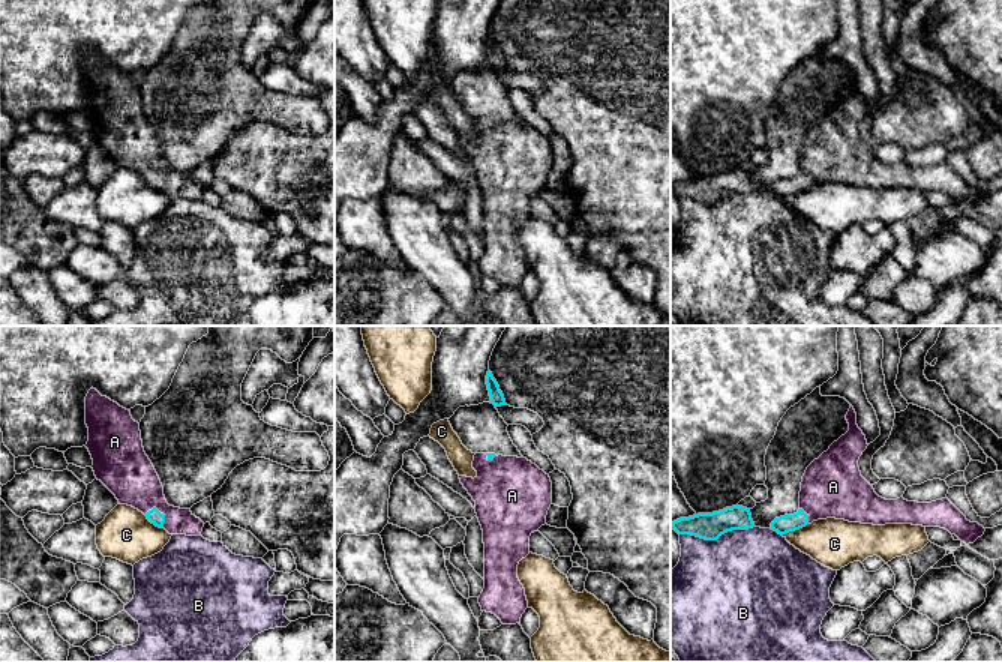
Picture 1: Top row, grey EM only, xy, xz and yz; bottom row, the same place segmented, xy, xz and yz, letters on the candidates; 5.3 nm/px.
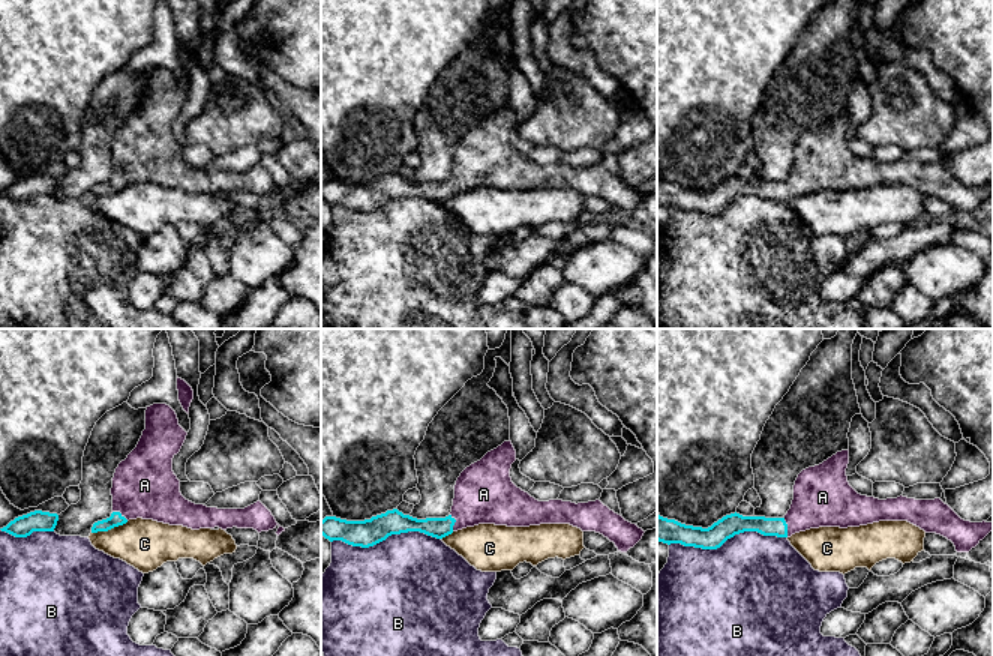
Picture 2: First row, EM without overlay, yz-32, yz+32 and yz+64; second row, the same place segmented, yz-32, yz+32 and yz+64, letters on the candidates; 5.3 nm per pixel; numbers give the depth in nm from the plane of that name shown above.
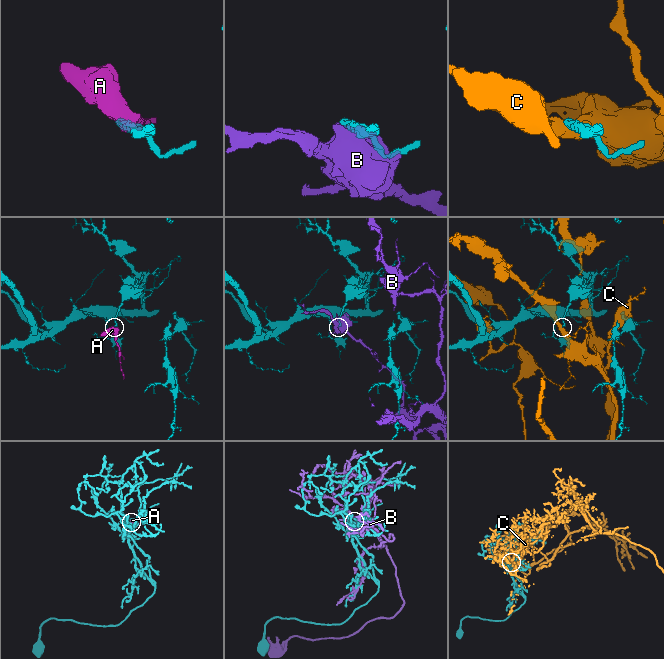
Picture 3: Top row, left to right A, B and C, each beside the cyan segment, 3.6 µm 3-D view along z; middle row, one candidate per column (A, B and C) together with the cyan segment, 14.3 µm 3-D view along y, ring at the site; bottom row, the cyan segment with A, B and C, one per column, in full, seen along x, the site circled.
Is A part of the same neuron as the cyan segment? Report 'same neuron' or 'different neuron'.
same neuron

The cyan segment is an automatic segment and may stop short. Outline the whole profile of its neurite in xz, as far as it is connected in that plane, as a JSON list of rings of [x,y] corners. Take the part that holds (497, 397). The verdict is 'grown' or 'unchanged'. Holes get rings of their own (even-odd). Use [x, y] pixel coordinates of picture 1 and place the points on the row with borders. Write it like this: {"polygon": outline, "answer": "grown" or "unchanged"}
{"polygon": [[[488,371],[486,384],[488,384],[488,390],[489,390],[489,396],[490,396],[492,404],[496,405],[496,407],[507,405],[504,395],[500,390],[500,386],[498,386],[498,383],[494,378],[490,371]]], "answer": "unchanged"}

